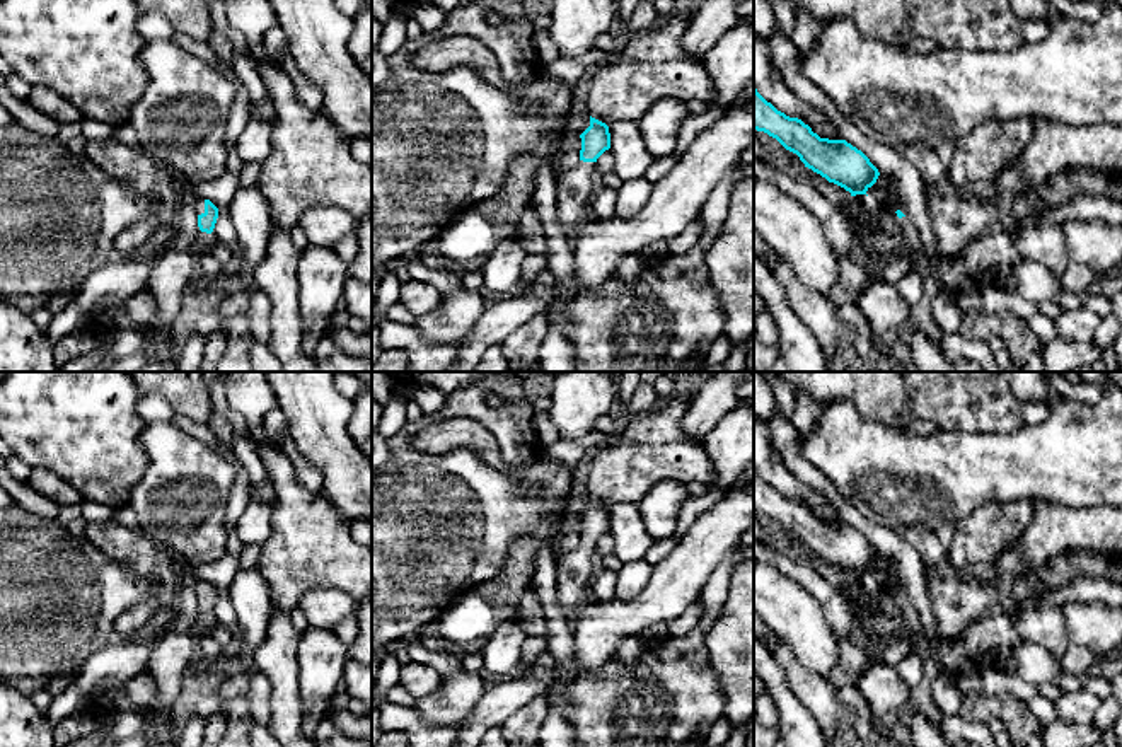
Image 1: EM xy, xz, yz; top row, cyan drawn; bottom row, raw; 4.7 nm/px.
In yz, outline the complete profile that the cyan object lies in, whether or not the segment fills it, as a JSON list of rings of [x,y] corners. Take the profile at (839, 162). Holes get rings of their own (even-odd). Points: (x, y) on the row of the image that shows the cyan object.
[[[754,87],[754,130],[776,138],[796,153],[805,167],[834,182],[851,196],[866,194],[880,172],[870,159],[846,140],[820,138],[798,118],[789,118],[767,102]]]

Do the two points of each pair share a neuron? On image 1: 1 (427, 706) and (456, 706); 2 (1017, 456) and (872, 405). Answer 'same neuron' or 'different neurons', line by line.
1: same neuron
2: different neurons

